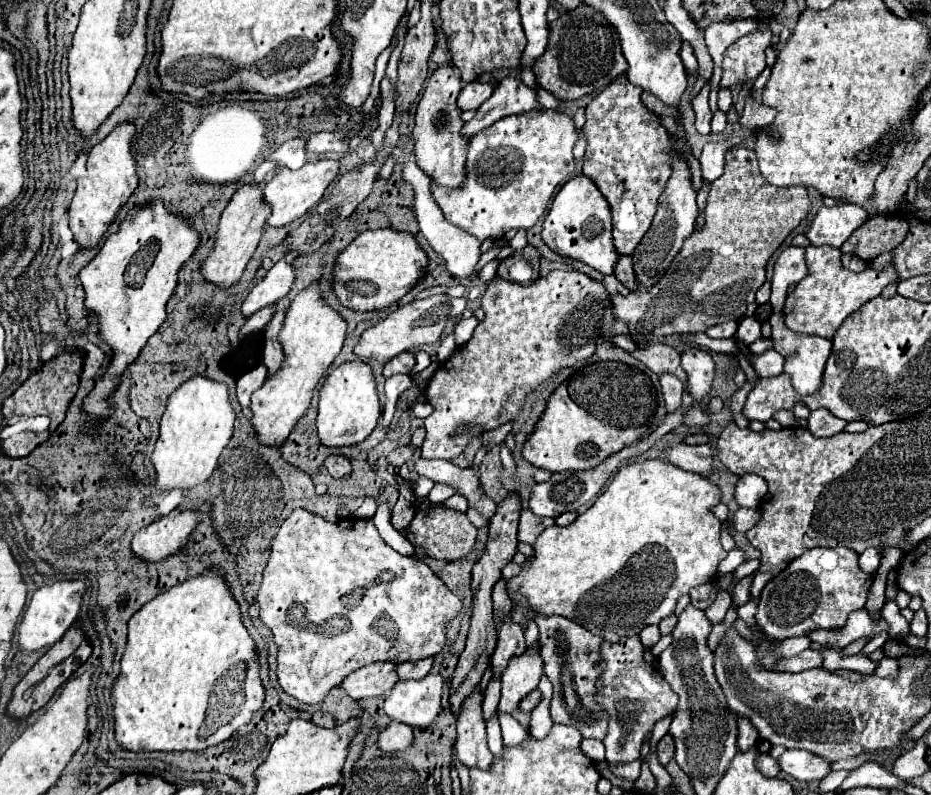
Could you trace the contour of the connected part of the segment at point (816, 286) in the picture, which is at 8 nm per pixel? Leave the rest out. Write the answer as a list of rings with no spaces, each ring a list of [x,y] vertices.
[[[828,245],[806,247],[806,263],[808,263],[808,275],[796,285],[792,293],[788,293],[782,309],[786,327],[804,335],[832,339],[836,329],[850,313],[860,309],[866,301],[878,297],[888,283],[896,283],[896,271],[890,265],[880,273],[870,267],[864,269],[862,273],[852,273],[844,269],[840,263],[840,251]]]

